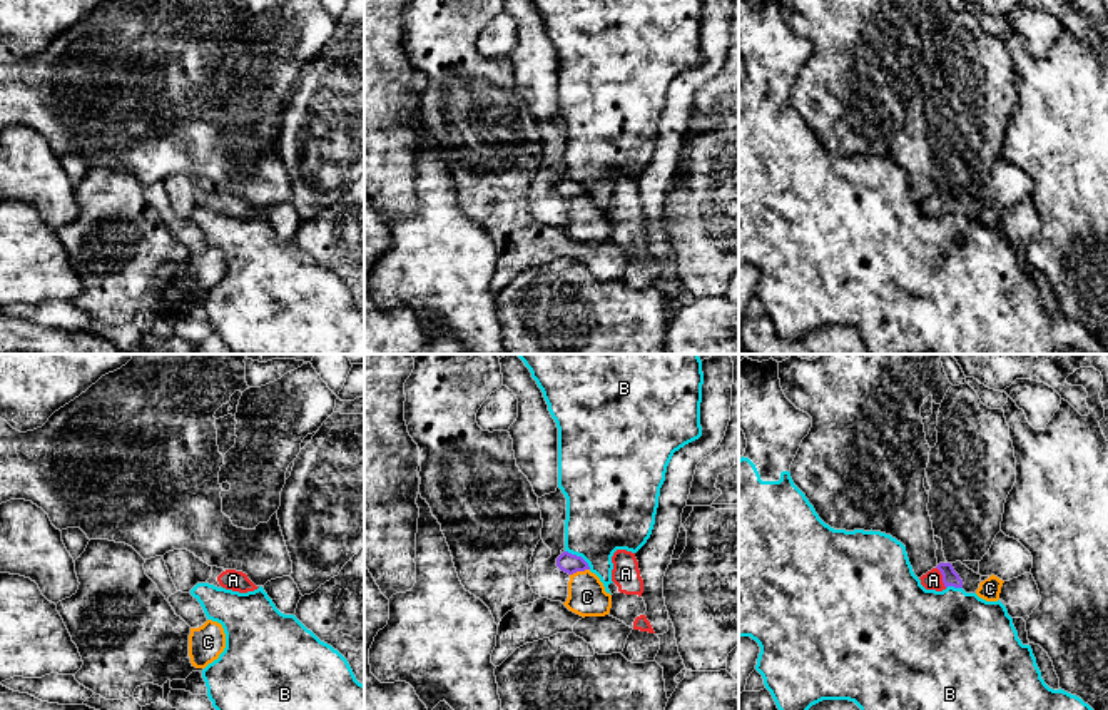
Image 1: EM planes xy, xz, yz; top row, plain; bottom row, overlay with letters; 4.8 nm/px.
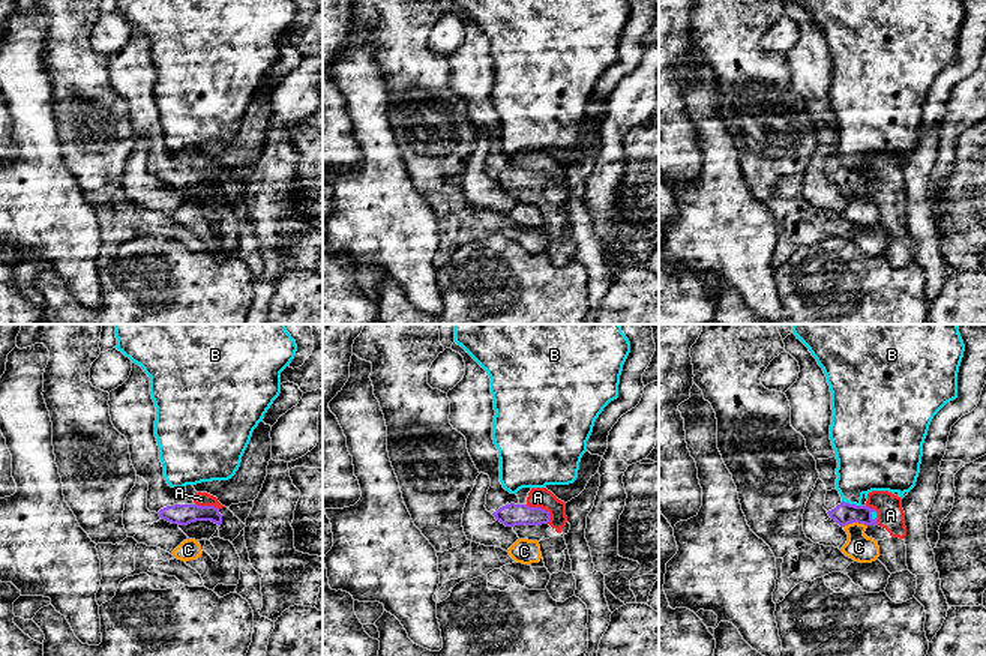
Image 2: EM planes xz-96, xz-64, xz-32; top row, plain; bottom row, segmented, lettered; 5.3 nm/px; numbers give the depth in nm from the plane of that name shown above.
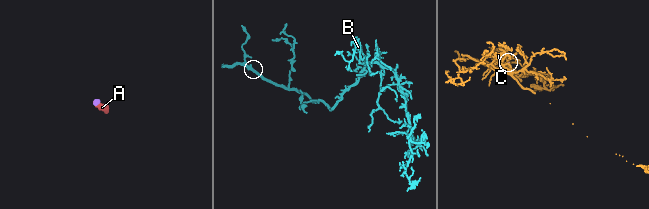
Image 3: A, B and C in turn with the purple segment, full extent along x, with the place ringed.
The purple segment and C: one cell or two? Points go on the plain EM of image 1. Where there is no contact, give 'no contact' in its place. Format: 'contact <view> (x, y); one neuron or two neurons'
contact xz (579, 196); two neurons

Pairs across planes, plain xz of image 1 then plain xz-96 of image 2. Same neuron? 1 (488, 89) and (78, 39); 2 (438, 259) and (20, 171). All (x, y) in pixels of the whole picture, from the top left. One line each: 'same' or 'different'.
1: same
2: same

